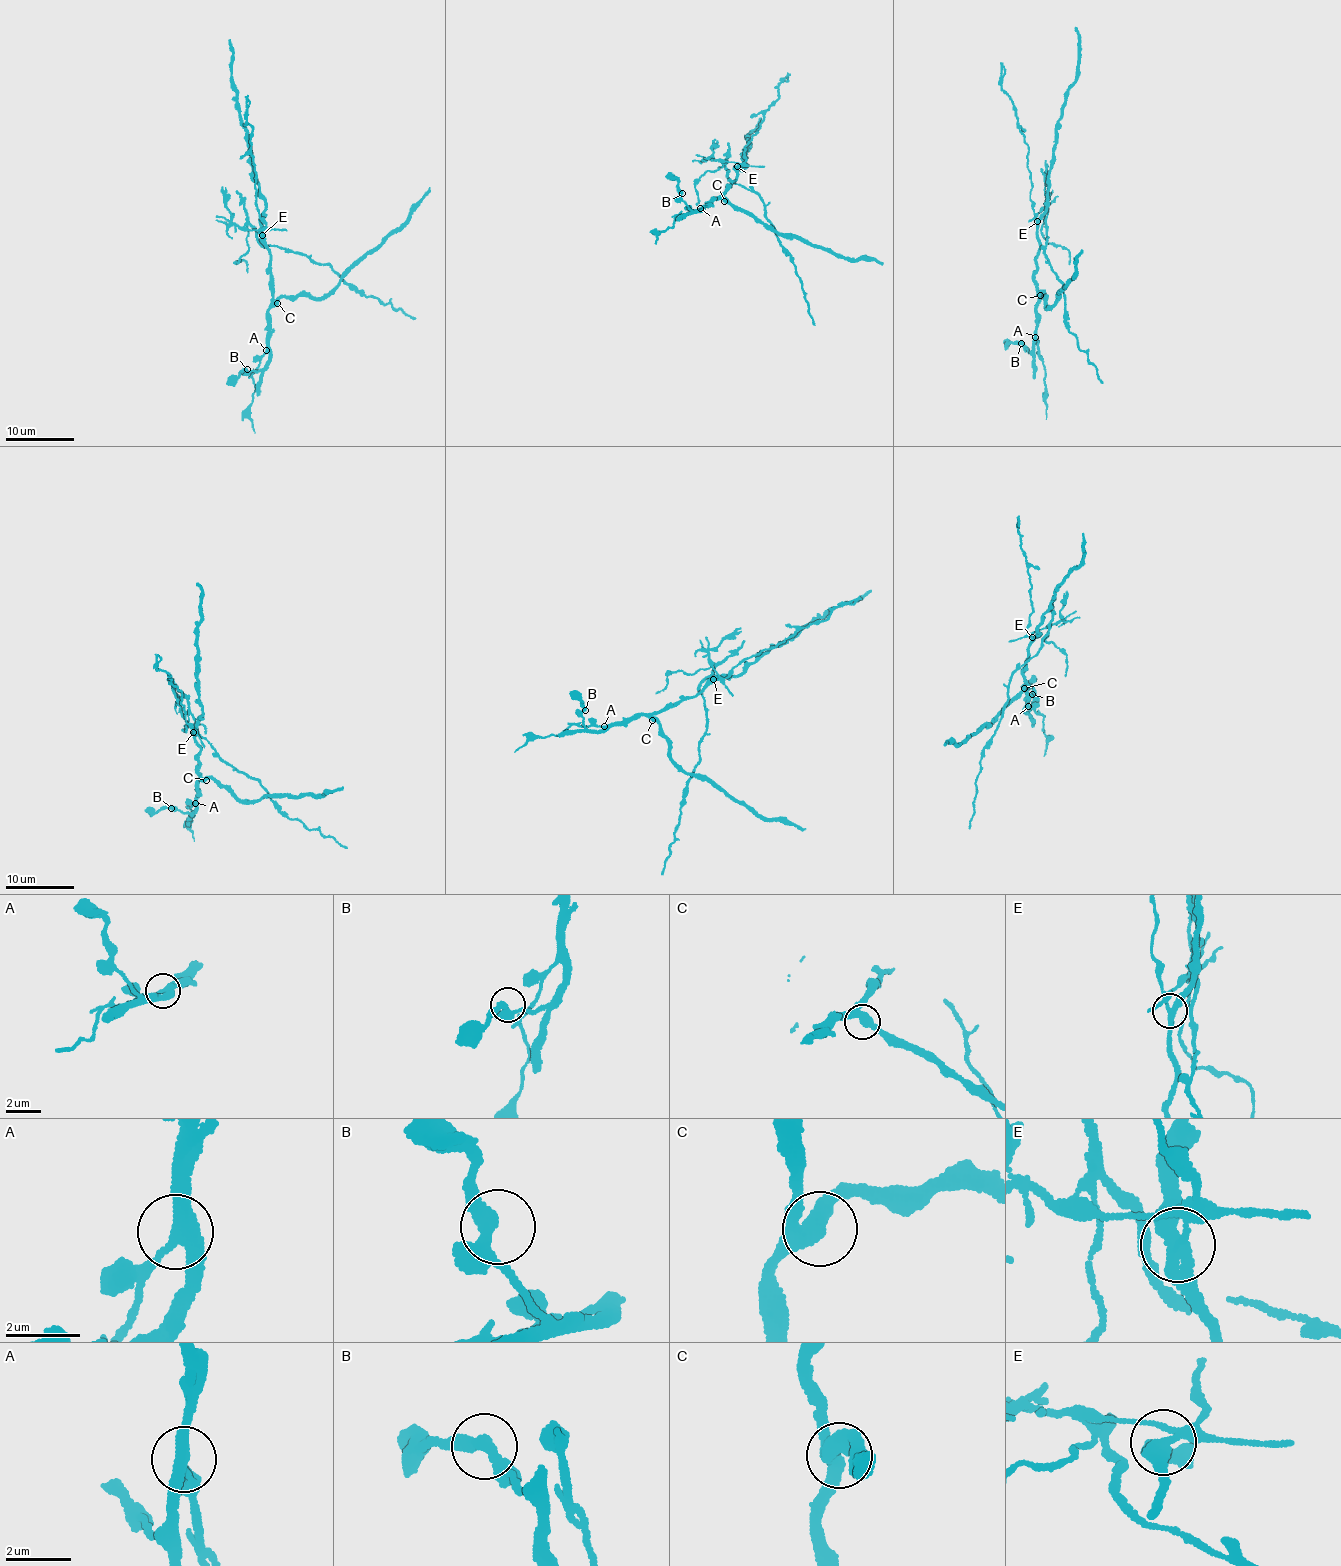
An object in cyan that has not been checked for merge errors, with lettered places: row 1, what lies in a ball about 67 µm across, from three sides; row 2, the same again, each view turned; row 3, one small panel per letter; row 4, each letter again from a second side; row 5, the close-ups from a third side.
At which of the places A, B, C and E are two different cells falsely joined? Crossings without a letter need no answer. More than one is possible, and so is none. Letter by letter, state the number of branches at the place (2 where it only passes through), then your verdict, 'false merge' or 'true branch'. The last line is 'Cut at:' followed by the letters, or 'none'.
A: branches 3; false merge
B: branches 3; true branch
C: branches 3; true branch
E: branches 3; false merge
Cut at: A, E

